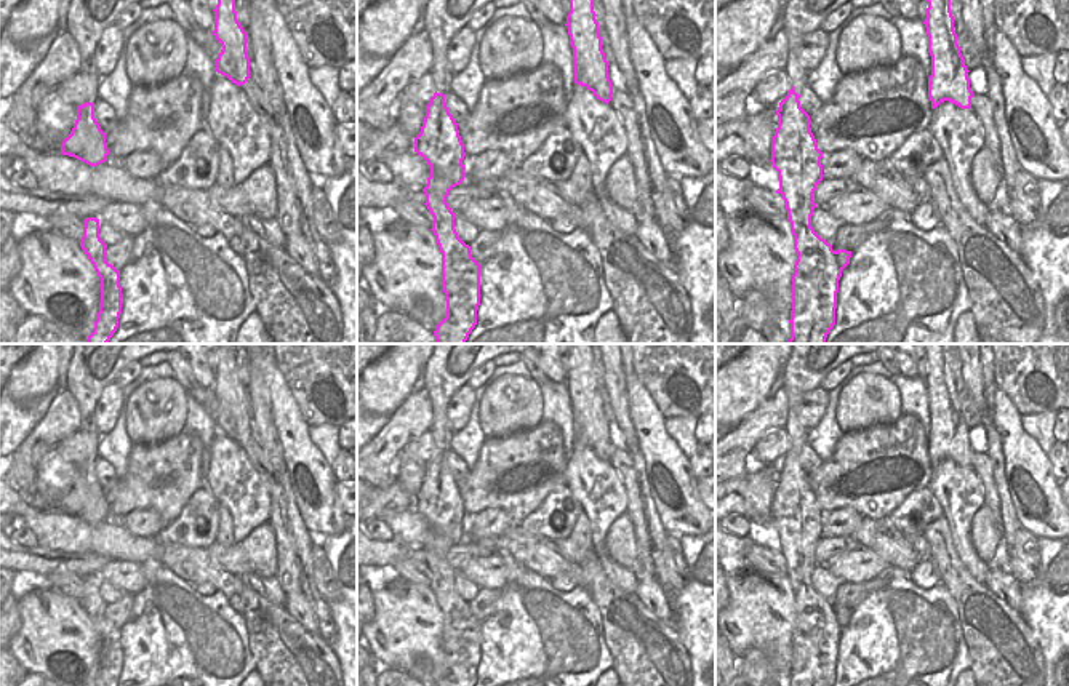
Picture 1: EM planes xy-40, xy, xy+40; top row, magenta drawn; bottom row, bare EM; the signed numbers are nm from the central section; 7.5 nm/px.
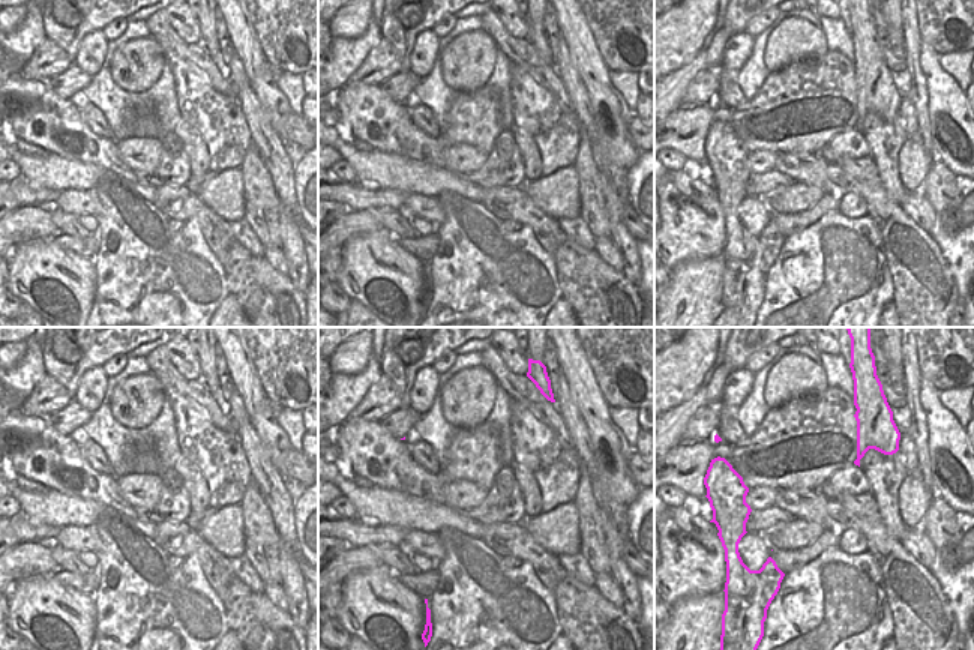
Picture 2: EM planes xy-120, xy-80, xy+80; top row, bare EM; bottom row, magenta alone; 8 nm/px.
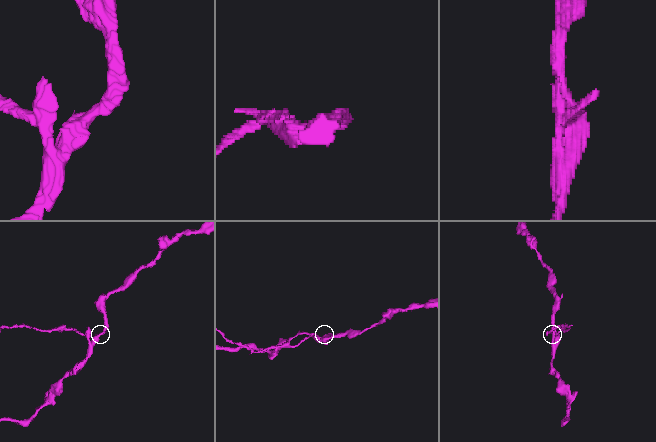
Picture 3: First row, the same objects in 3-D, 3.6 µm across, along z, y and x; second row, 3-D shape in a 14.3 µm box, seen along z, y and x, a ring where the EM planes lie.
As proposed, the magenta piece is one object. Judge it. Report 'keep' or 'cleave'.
cleave

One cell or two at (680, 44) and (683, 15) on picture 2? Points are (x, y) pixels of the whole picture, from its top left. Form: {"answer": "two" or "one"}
{"answer": "one"}

